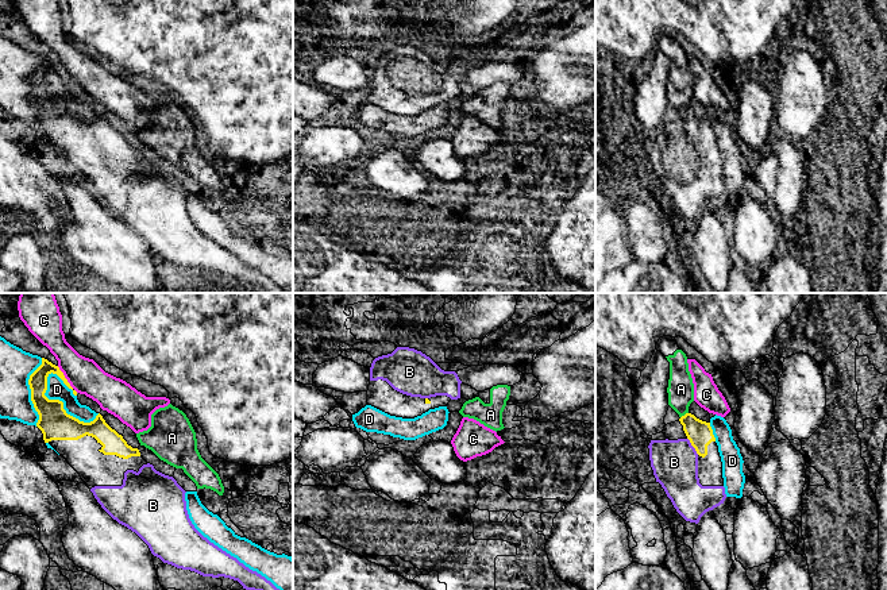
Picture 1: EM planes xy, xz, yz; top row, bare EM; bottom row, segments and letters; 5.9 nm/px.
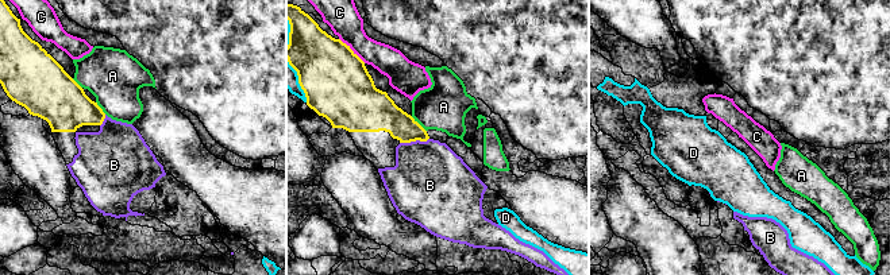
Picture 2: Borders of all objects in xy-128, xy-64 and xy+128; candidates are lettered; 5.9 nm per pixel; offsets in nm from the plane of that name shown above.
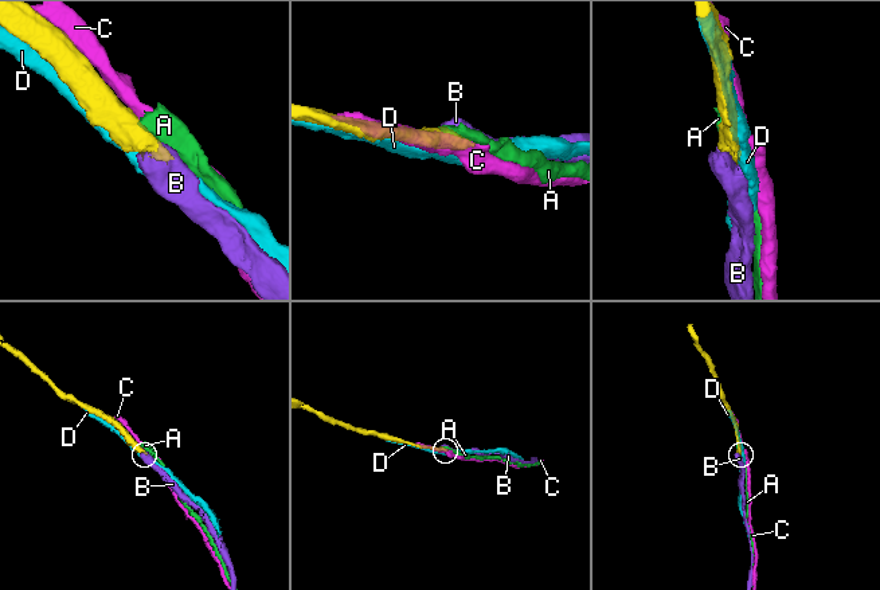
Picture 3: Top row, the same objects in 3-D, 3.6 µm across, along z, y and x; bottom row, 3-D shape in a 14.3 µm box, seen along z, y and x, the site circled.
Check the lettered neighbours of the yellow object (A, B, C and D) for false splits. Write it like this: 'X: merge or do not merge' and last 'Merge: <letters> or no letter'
A: do not merge
B: merge
C: do not merge
D: do not merge
Merge: B

